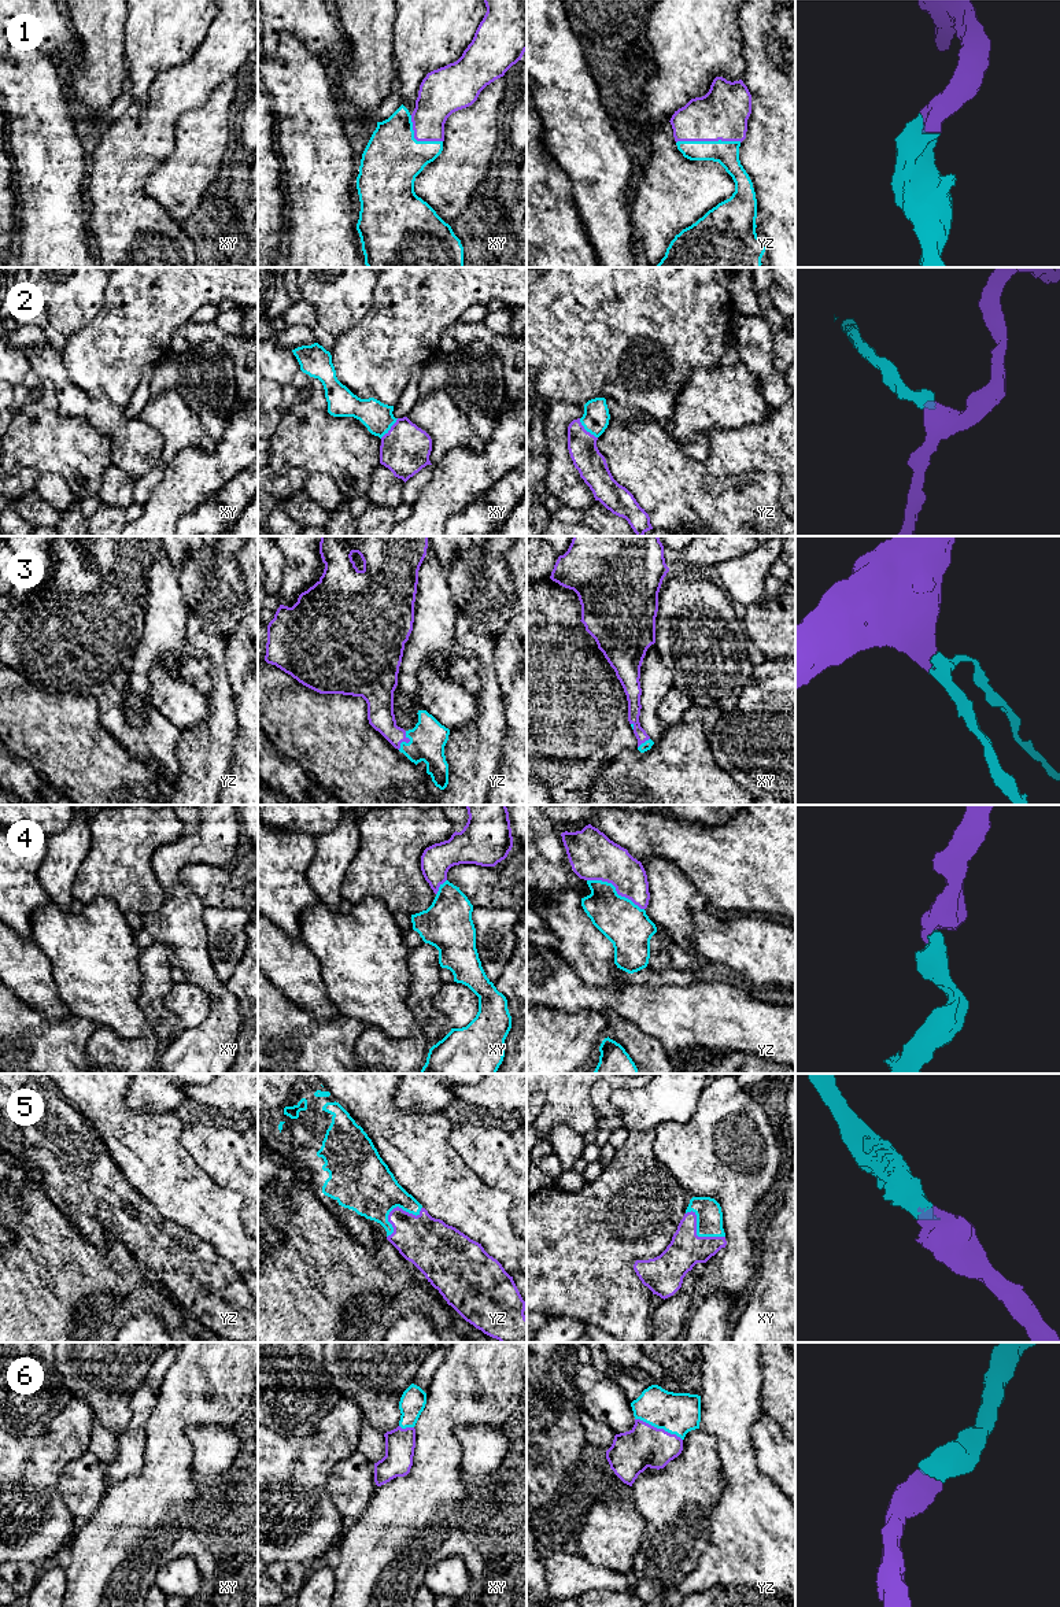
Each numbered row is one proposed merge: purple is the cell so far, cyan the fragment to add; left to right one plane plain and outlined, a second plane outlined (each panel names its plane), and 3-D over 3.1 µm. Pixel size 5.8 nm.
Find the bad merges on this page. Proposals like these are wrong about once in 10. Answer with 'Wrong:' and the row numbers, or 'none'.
Wrong: none

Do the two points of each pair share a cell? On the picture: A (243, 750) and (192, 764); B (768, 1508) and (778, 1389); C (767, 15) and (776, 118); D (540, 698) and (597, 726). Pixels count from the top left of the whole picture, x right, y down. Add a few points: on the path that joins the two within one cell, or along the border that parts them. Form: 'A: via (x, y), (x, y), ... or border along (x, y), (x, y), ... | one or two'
A: border along (236, 721), (231, 757) | two
B: border along (761, 1381), (761, 1410), (764, 1412) | two
C: via (757, 41), (757, 62), (761, 76), (776, 92) | one
D: via (554, 698), (569, 698), (583, 712) | one

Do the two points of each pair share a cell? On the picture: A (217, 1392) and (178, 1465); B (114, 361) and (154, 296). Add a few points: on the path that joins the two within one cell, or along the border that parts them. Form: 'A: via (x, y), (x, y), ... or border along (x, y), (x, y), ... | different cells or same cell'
A: via (200, 1407), (178, 1429), (178, 1445) | same cell
B: via (118, 344), (133, 328), (140, 313) | same cell

